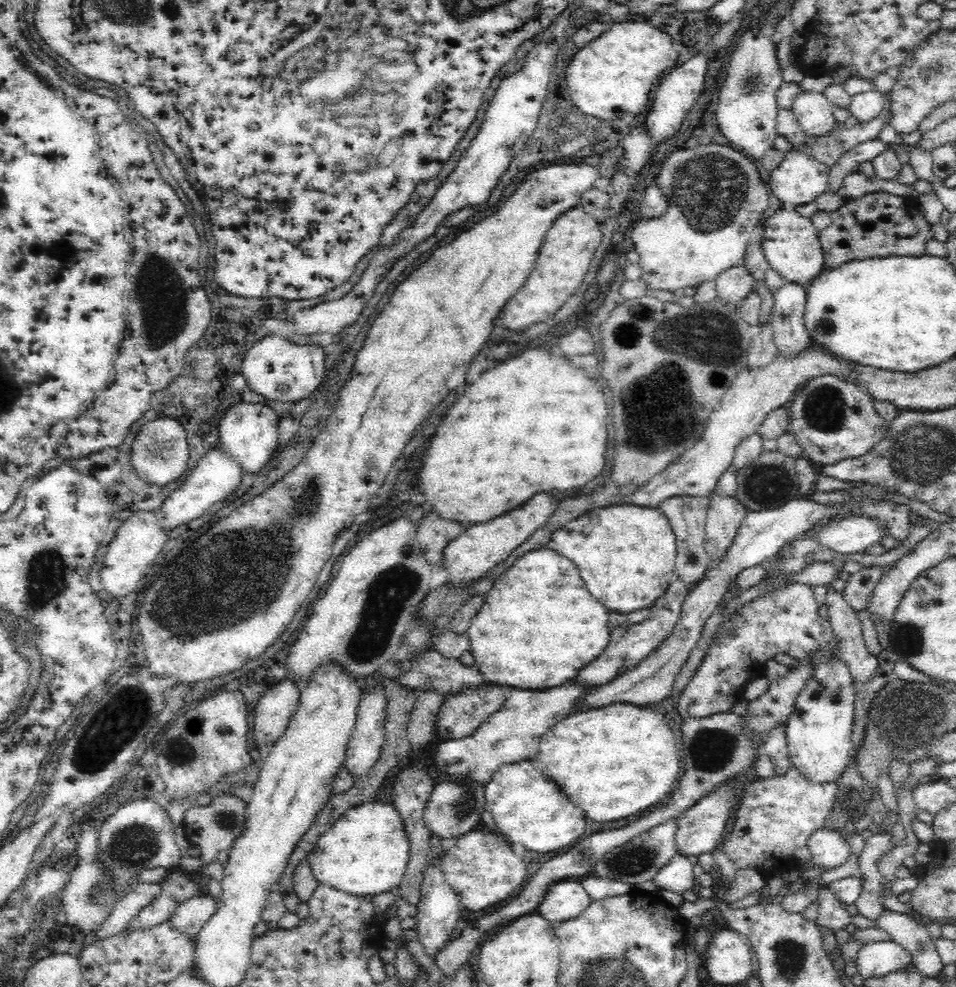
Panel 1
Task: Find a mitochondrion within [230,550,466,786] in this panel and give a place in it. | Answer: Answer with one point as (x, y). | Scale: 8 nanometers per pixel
(389, 592)

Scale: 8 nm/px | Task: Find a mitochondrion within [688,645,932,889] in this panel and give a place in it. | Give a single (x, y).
(848, 804)

